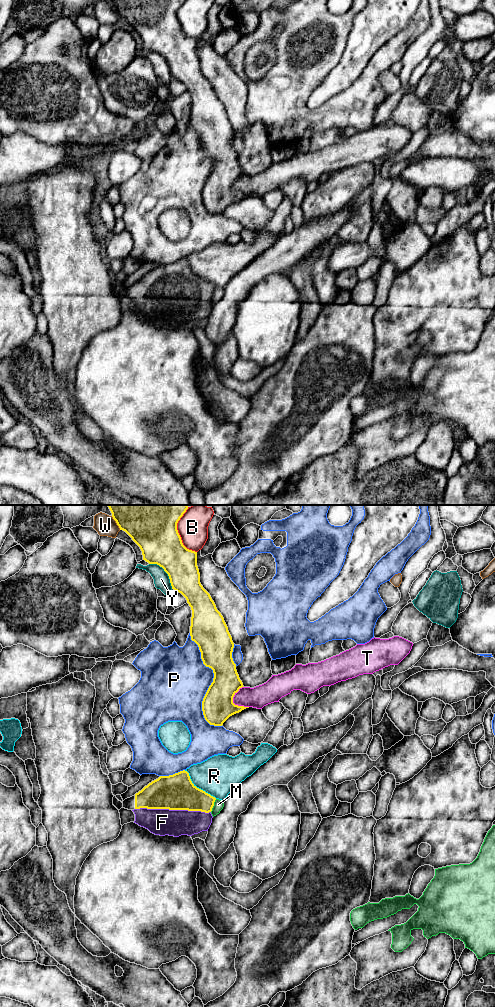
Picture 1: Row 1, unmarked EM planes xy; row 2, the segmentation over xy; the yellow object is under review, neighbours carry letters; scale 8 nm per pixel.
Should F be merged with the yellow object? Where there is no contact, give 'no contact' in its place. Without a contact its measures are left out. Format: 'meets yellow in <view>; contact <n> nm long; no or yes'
meets yellow in xy; contact 600 nm long; yes

